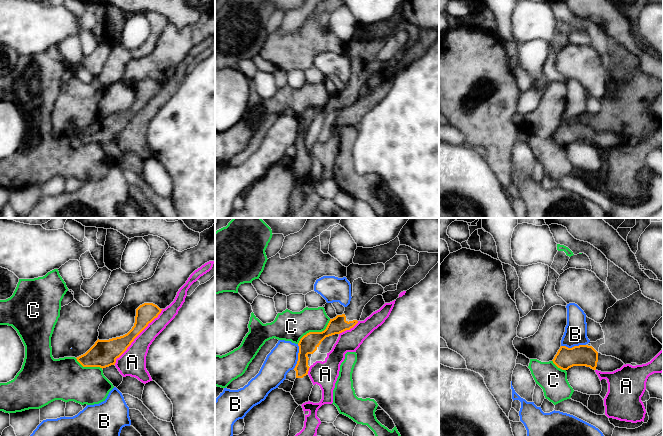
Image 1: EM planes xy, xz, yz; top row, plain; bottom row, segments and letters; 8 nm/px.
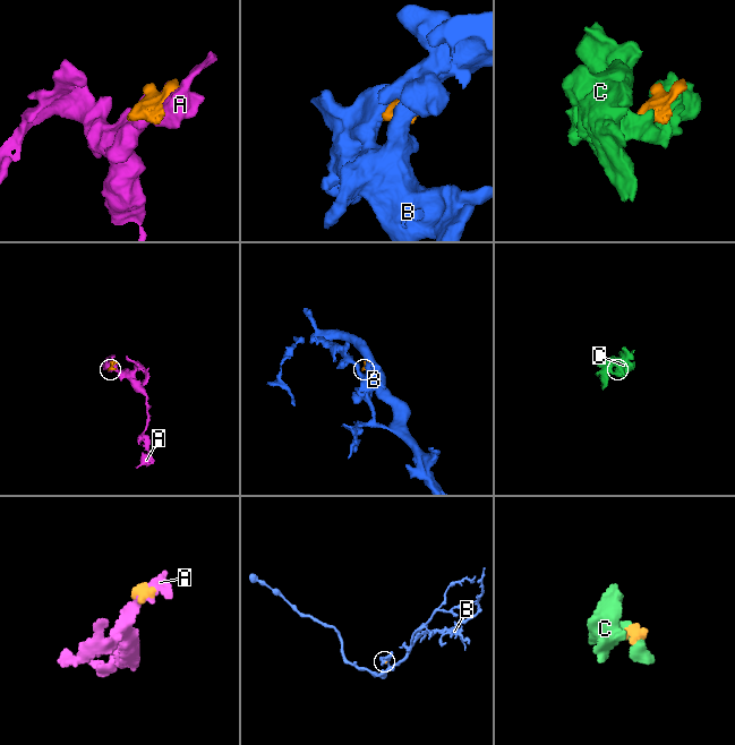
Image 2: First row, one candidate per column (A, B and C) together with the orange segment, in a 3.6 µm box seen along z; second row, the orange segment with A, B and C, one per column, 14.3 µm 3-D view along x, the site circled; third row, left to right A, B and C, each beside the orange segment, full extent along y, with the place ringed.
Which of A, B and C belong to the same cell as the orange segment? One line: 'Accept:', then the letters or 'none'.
Accept: none

